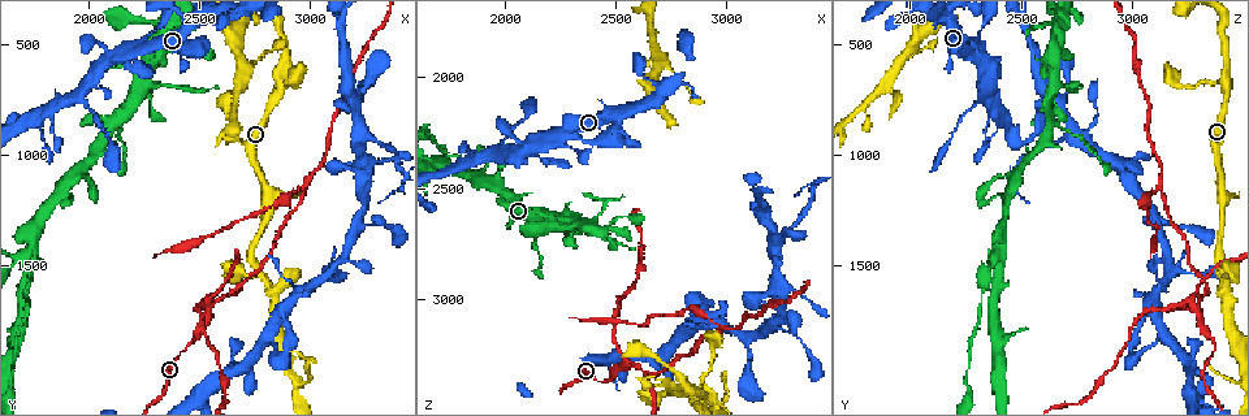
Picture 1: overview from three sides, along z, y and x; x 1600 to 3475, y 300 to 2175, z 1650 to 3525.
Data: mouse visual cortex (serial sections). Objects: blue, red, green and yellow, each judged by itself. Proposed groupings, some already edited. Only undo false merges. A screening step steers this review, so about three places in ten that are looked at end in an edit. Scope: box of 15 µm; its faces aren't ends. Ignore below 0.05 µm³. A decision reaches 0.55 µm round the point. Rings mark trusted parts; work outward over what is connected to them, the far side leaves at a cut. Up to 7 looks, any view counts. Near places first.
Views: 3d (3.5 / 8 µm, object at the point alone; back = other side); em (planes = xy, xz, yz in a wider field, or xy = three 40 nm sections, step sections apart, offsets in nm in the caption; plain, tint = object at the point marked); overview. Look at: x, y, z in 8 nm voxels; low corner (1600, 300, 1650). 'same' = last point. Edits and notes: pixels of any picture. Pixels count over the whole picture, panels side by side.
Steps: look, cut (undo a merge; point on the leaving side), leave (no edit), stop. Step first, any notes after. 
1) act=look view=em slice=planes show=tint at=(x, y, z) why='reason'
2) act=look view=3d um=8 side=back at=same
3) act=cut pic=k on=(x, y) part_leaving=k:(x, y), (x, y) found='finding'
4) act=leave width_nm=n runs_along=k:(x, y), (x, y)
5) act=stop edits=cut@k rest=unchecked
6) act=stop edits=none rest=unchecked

act=look view=3d um=8 at=(2530, 1700, 3290) why='two arms at a narrow angle'

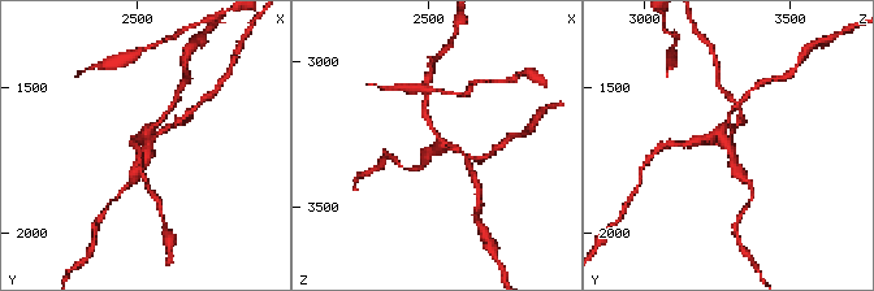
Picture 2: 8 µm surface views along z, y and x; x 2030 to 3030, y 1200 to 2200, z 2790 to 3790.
act=look view=em slice=xy step=3 show=tint at=(2540, 1700, 3280) arms=4 arm_widths_nm=150,150,150,250 why='now the EM'

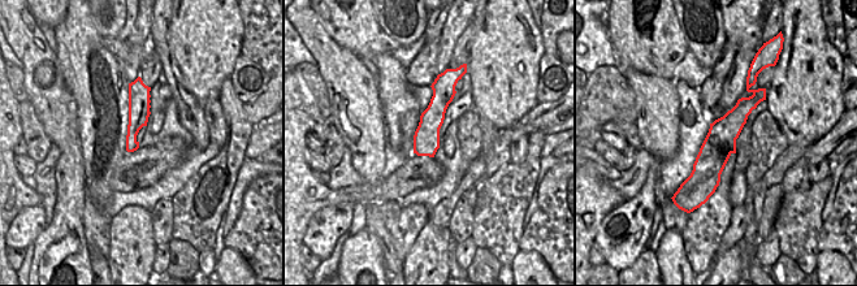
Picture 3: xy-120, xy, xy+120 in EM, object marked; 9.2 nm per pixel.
act=cut pic=2 on=(704, 140) part_leaving=2:(726, 142), (719, 137), (679, 143) found='two cells meet here'

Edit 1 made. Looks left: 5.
act=look view=overview why='redraw'

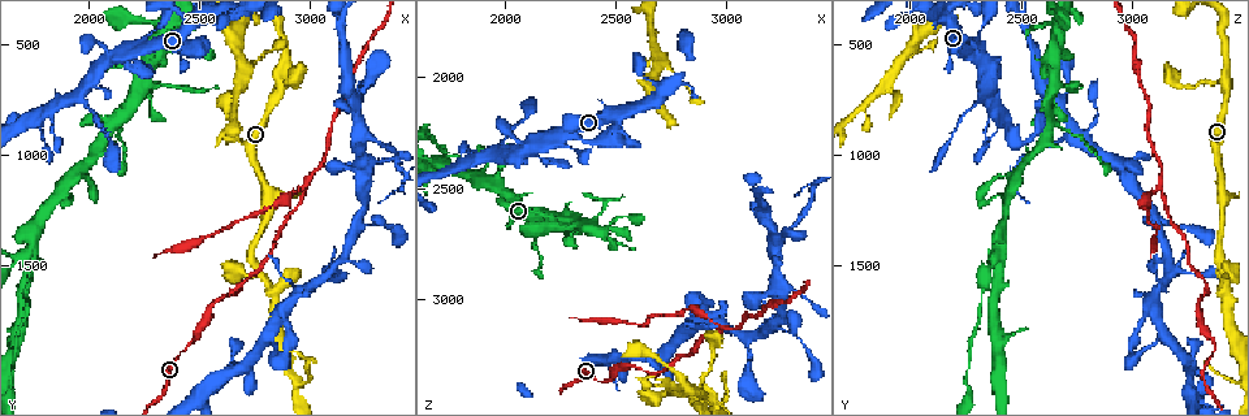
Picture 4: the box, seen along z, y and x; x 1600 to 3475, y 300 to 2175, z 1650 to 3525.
act=look view=3d um=3.5 at=(2220, 660, 2640) why='four-way junction'

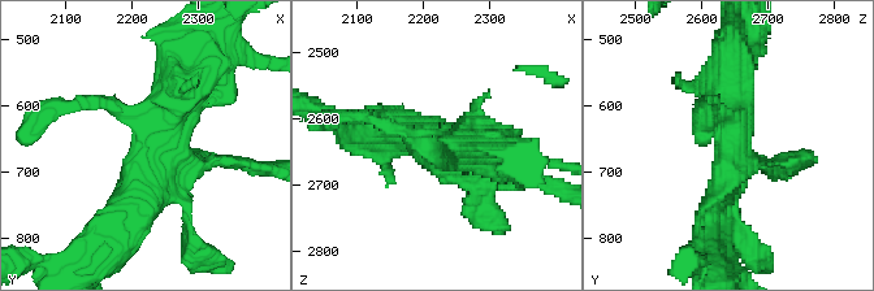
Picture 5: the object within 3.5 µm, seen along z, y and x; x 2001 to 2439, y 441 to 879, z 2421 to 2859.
act=look view=em slice=xy step=5 show=tint at=(2230, 640, 2645) why='shape alone is not enough'

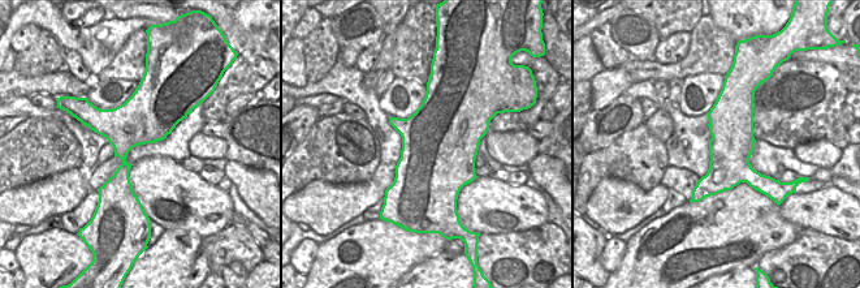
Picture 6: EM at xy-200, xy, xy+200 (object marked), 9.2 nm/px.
act=leave width_nm=700 runs_along=5:(86, 103), (150, 131), (134, 215) found='one cell here'

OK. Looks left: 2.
act=look view=3d um=3.5 at=(2990, 1160, 3130) why='three arms meet'

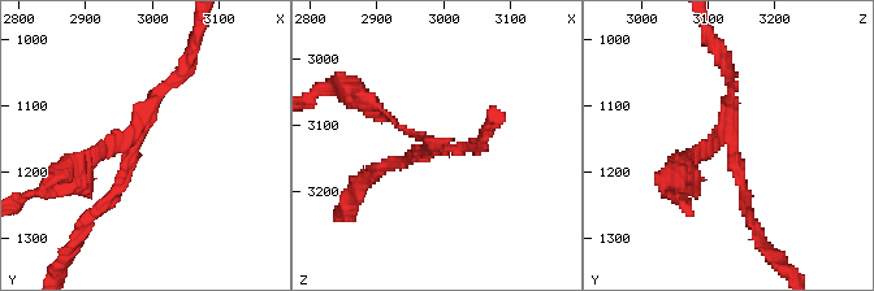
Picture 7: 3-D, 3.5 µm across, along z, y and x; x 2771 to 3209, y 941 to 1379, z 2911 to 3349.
act=look view=em slice=xy step=5 show=tint at=(2975, 1150, 3135) arms=3 arm_widths_nm=100,100,150

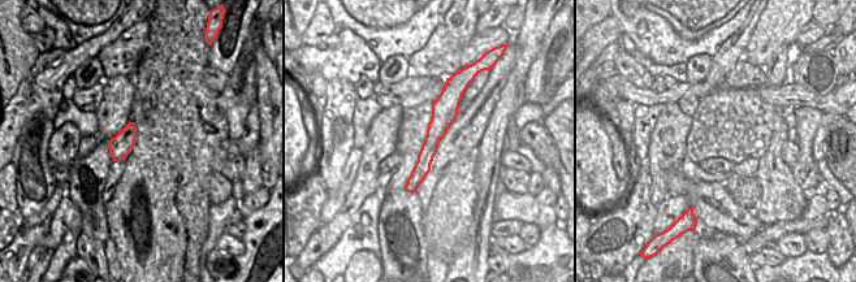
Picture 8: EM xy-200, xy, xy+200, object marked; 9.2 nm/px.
act=cut pic=7 on=(701, 156) part_leaving=7:(726, 134), (670, 194) found='two cells meet here'

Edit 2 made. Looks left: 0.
act=stop edits=cut@2,cut@7 rest=unchecked

